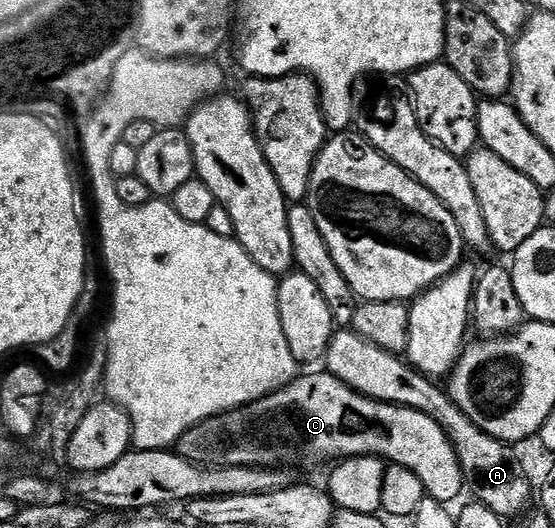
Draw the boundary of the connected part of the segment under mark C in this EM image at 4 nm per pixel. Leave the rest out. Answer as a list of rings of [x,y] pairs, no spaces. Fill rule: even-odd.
[[[320,373],[320,375],[300,374],[289,385],[282,387],[280,391],[275,391],[272,395],[267,395],[264,399],[259,399],[256,403],[250,403],[244,407],[239,407],[235,411],[228,411],[226,415],[215,415],[211,419],[205,420],[204,423],[198,423],[193,430],[187,431],[179,438],[177,450],[179,454],[184,455],[189,462],[197,463],[205,467],[270,467],[272,469],[296,469],[295,467],[303,467],[306,463],[315,463],[318,459],[342,461],[344,459],[352,459],[358,455],[375,455],[378,459],[382,459],[388,464],[404,467],[413,473],[417,473],[417,477],[421,477],[421,485],[423,486],[424,492],[426,492],[430,498],[436,499],[438,503],[451,505],[451,502],[462,493],[463,487],[465,491],[463,470],[459,464],[459,458],[455,452],[455,447],[449,441],[447,434],[441,429],[441,425],[437,425],[437,421],[432,415],[426,415],[412,407],[398,407],[396,403],[382,403],[376,399],[371,399],[367,395],[362,395],[353,389],[349,389],[340,379],[326,373]]]

